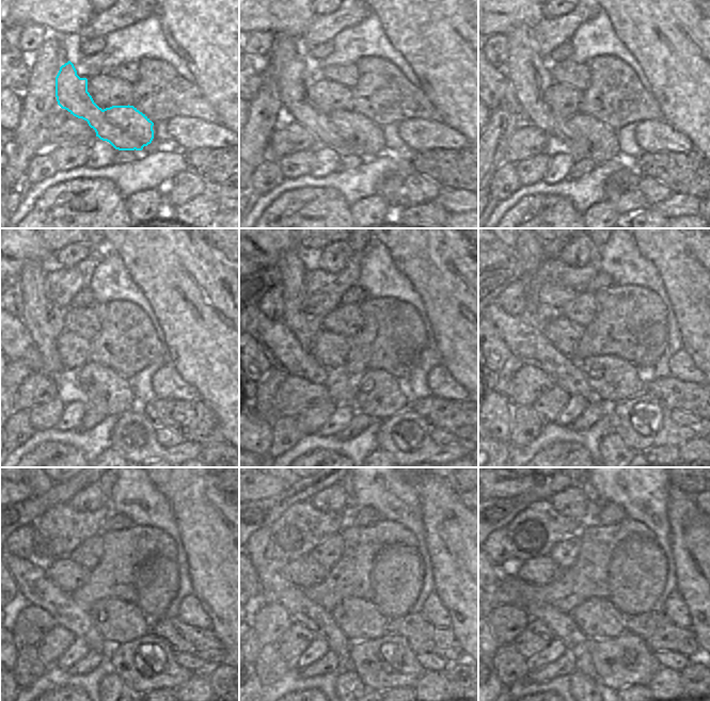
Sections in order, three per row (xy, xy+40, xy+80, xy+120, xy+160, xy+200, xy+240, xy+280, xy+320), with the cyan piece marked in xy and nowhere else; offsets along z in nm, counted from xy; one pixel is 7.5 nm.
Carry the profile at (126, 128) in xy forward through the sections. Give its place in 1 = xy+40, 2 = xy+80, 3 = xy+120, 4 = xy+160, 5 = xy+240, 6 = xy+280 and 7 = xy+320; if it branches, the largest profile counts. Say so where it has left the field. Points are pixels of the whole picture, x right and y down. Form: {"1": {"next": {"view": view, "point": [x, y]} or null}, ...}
{"1": {"next": {"view": "xy+40", "point": [359, 137]}}, "2": {"next": {"view": "xy+80", "point": [595, 142]}}, "3": {"next": {"view": "xy+120", "point": [109, 391]}}, "4": {"next": {"view": "xy+160", "point": [351, 389]}}, "5": {"next": {"view": "xy+240", "point": [119, 621]}}, "6": {"next": {"view": "xy+280", "point": [359, 619]}}, "7": {"next": {"view": "xy+320", "point": [598, 618]}}}

